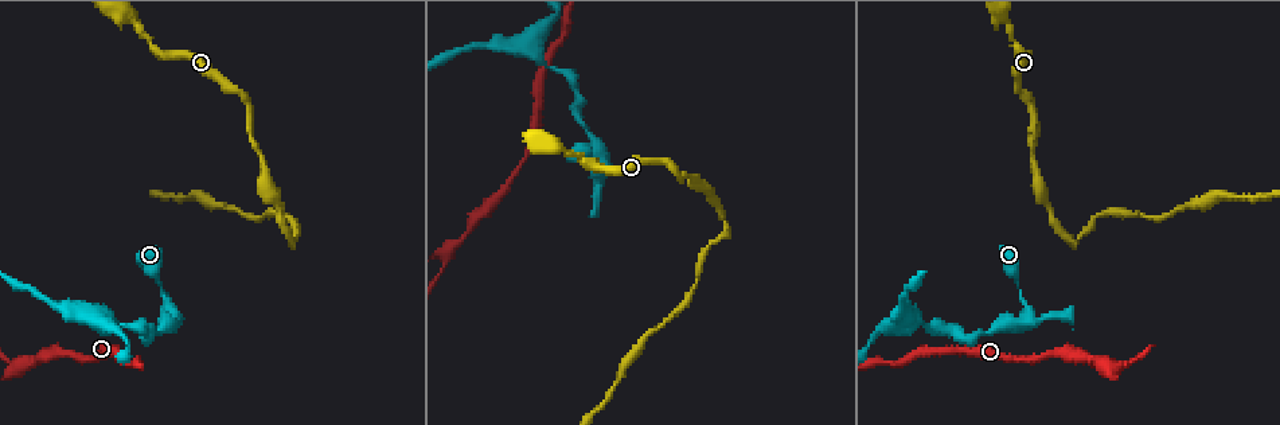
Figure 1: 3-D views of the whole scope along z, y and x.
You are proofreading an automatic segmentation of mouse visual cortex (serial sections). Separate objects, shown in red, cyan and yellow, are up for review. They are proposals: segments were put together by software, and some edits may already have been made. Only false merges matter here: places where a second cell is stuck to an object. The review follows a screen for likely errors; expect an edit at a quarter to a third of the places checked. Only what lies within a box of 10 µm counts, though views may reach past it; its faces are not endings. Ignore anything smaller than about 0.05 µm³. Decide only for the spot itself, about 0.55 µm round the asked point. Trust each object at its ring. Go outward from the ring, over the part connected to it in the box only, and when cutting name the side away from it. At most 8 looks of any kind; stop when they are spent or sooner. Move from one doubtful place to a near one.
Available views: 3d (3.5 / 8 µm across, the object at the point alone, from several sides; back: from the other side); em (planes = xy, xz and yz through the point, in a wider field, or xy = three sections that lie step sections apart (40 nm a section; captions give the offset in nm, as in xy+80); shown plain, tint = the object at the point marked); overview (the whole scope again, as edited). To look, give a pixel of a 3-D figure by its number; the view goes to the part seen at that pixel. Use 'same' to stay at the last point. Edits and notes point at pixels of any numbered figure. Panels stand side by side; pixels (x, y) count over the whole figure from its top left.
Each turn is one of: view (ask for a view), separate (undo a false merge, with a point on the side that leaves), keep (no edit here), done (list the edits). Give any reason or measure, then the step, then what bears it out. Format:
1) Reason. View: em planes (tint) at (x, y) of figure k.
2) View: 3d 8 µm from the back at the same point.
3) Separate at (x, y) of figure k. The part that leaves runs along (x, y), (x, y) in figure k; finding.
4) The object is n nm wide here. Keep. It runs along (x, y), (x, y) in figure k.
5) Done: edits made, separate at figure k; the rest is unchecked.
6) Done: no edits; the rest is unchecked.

Abrupt turn. View: 3d 3.5 µm at (172, 314) of figure 1.

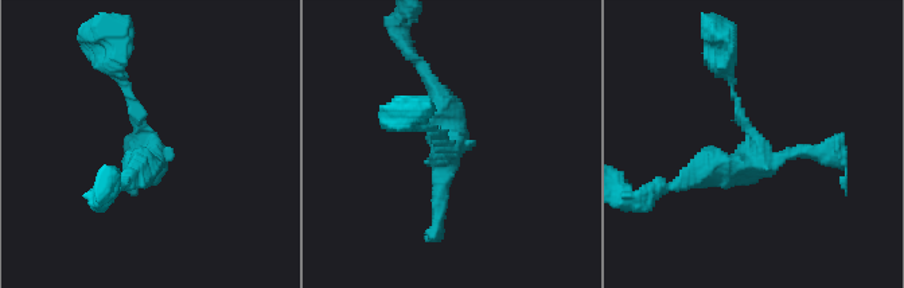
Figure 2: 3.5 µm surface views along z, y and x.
Need the tissue. View: em planes (tint) at (755, 147) of figure 2.

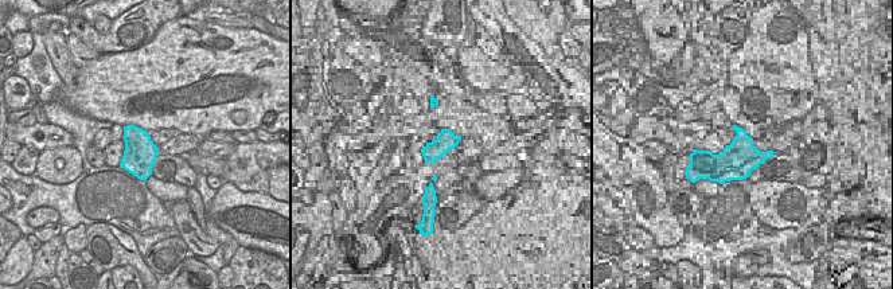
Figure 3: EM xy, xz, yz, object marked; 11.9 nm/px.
View: em xy step 5 (tint) at the same point.

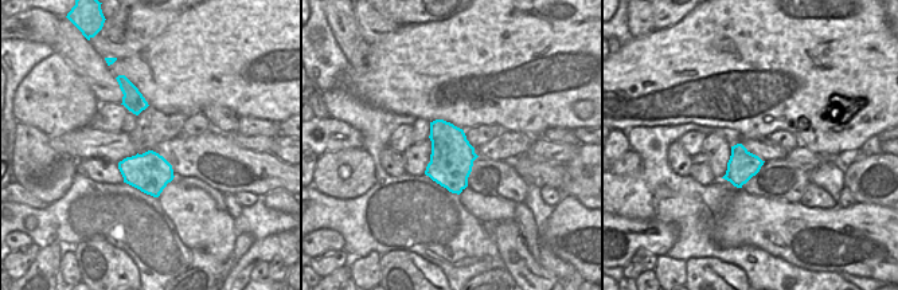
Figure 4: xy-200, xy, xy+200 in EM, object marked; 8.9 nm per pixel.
The object is 400 nm wide here. Keep. It runs along (729, 72), (758, 146), (685, 183) in figure 2; all the same cell.

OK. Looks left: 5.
Narrows sharply. View: 3d 3.5 µm at (1095, 364) of figure 1.

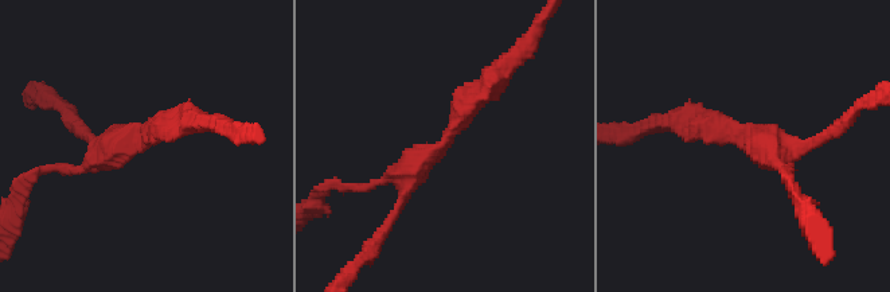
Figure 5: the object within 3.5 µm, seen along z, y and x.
View: em xy step 5 (tint) at (143, 142) of figure 5.

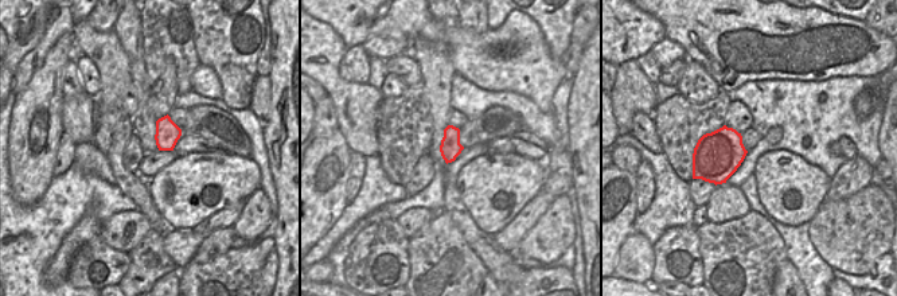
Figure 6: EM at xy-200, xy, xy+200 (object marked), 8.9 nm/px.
View: em xy step 2 (tint) at the same point.

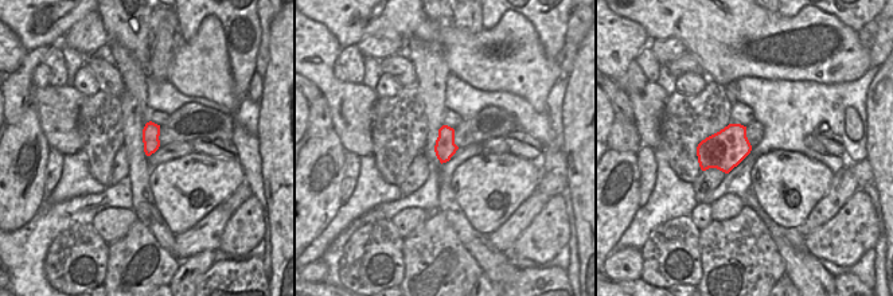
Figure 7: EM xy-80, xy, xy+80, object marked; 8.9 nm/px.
The object is 190 nm wide here. Keep. It runs along (494, 81), (394, 211) in figure 5; one cell here.

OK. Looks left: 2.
Thin neck. View: 3d 8 µm at (526, 48) of figure 1.

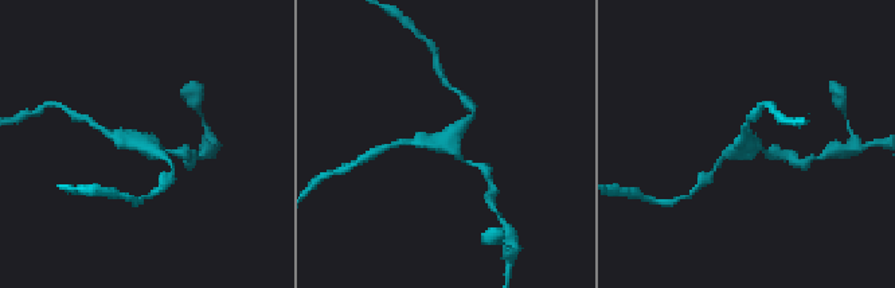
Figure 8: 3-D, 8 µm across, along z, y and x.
3 arms meet here; the arms are 150, 250, 300 nm wide. View: em xy step 2 (tint) at the same point.

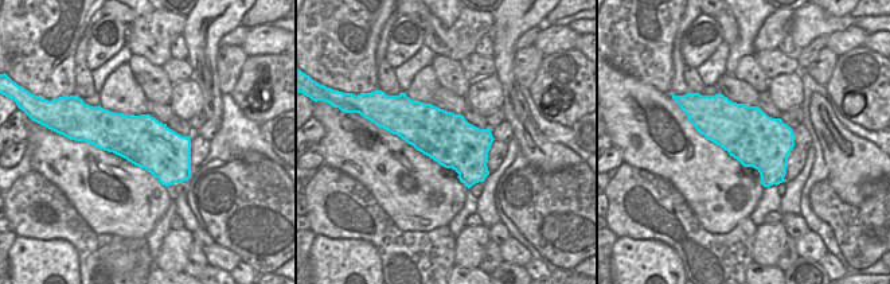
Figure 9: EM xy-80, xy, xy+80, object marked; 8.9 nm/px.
Keep. It runs along (480, 166), (465, 162), (448, 144), (411, 141) in figure 8; continuous, no second cell.

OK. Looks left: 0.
Done: no edits; the rest is unchecked.

